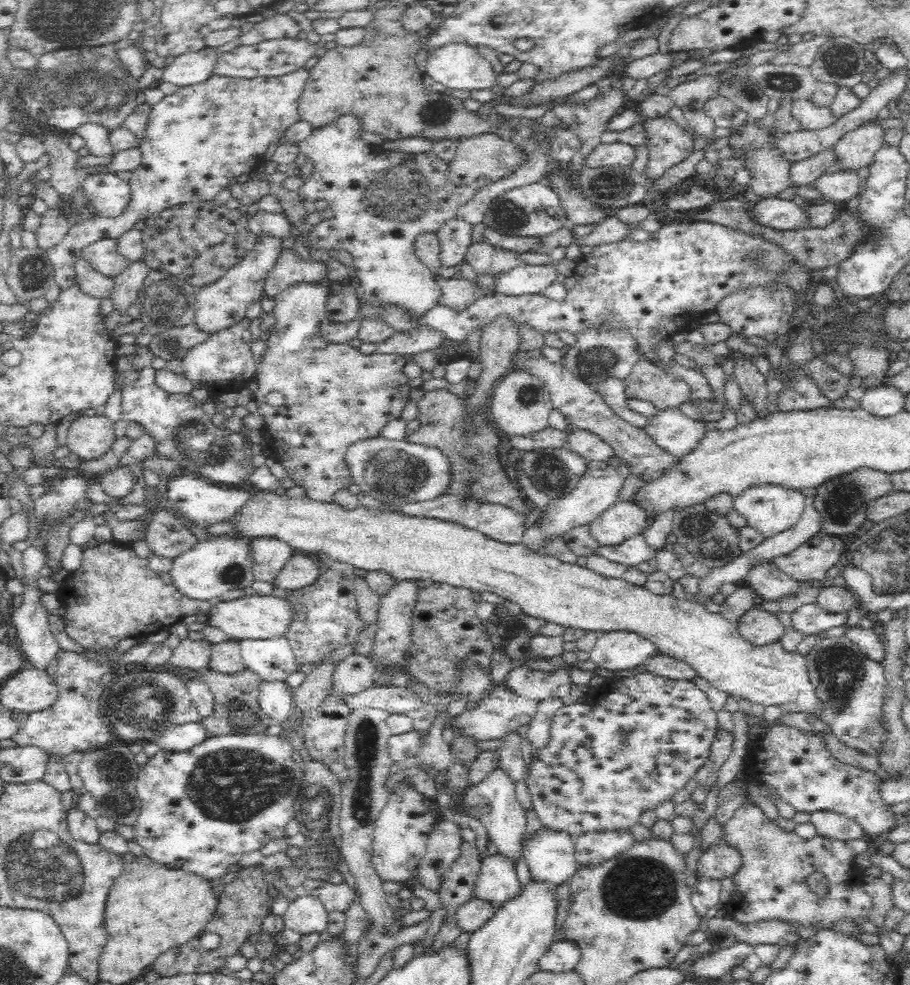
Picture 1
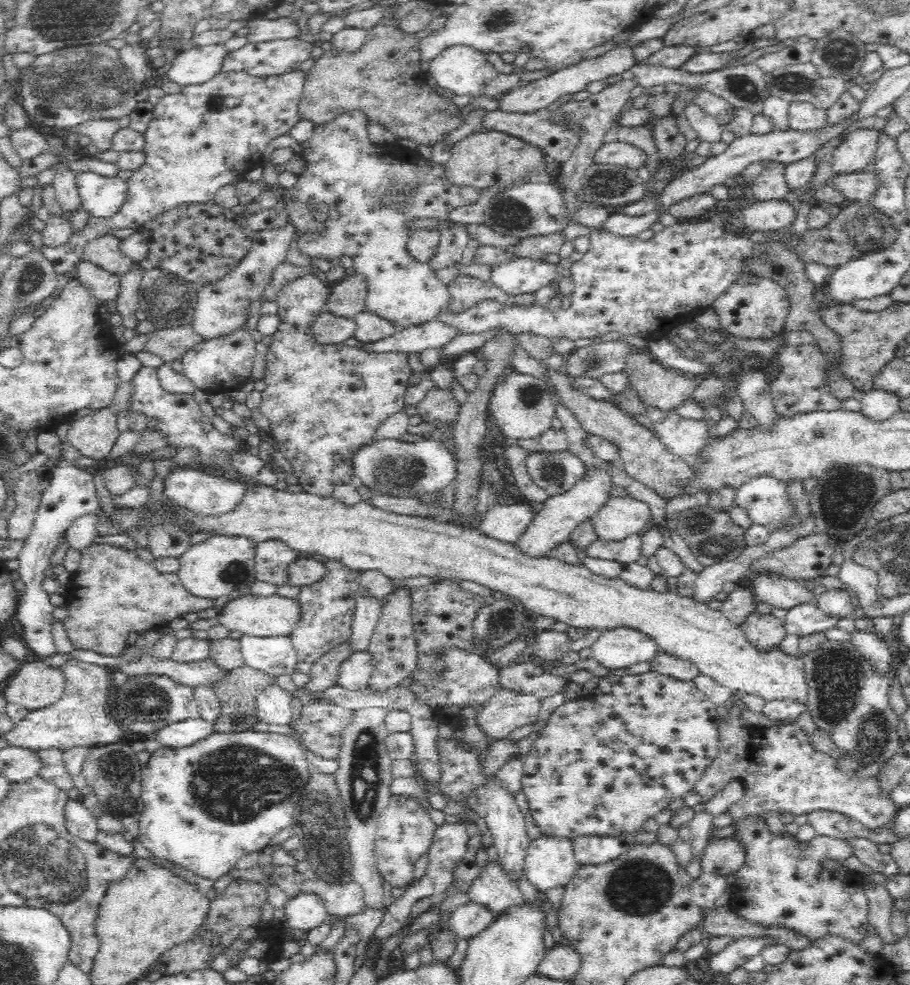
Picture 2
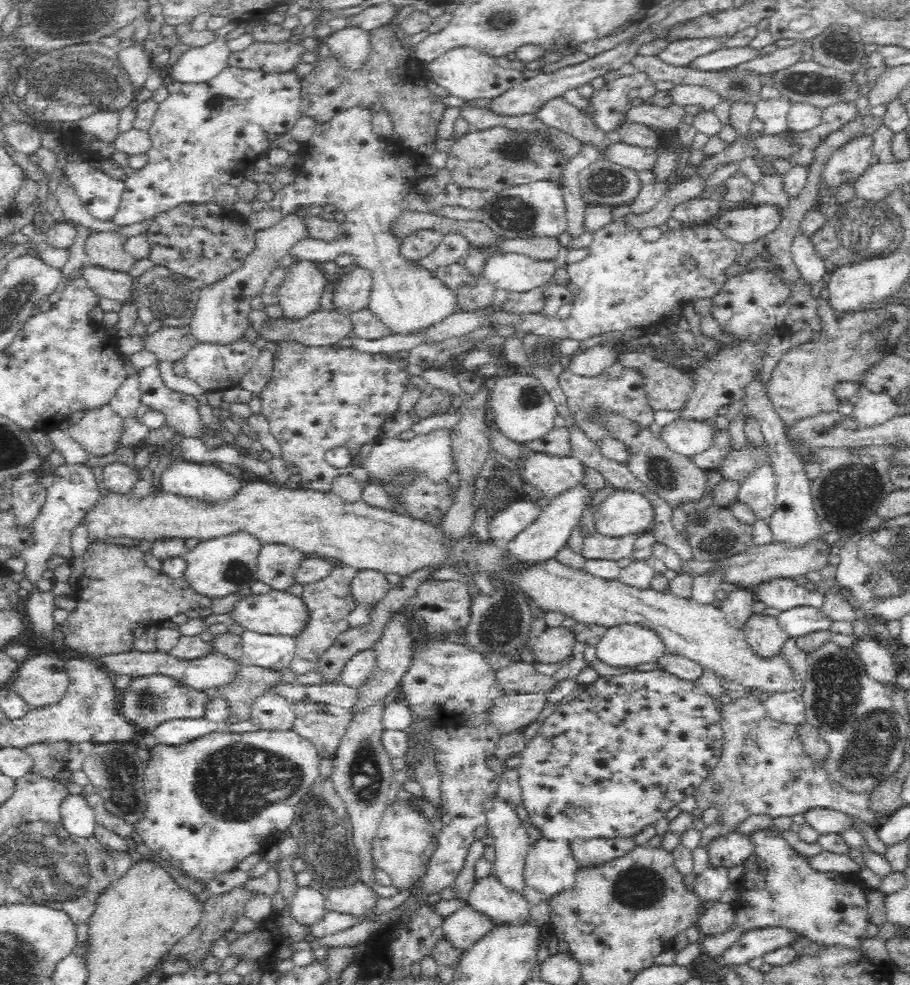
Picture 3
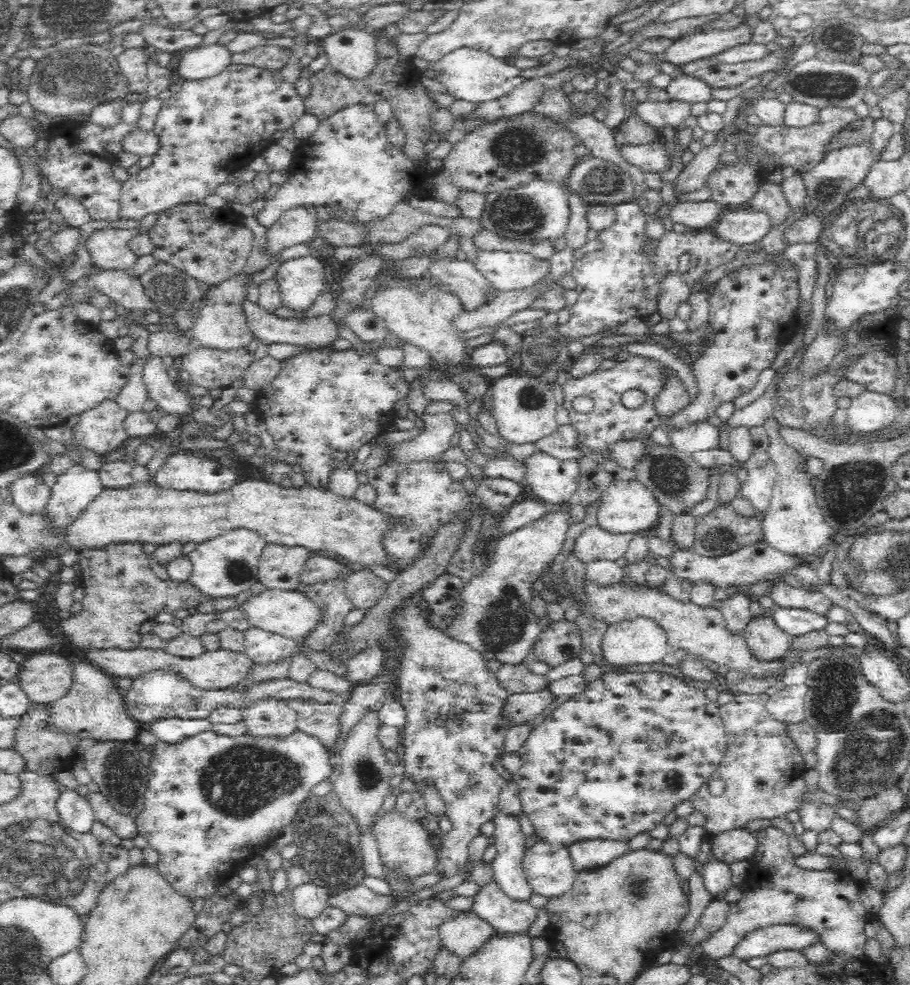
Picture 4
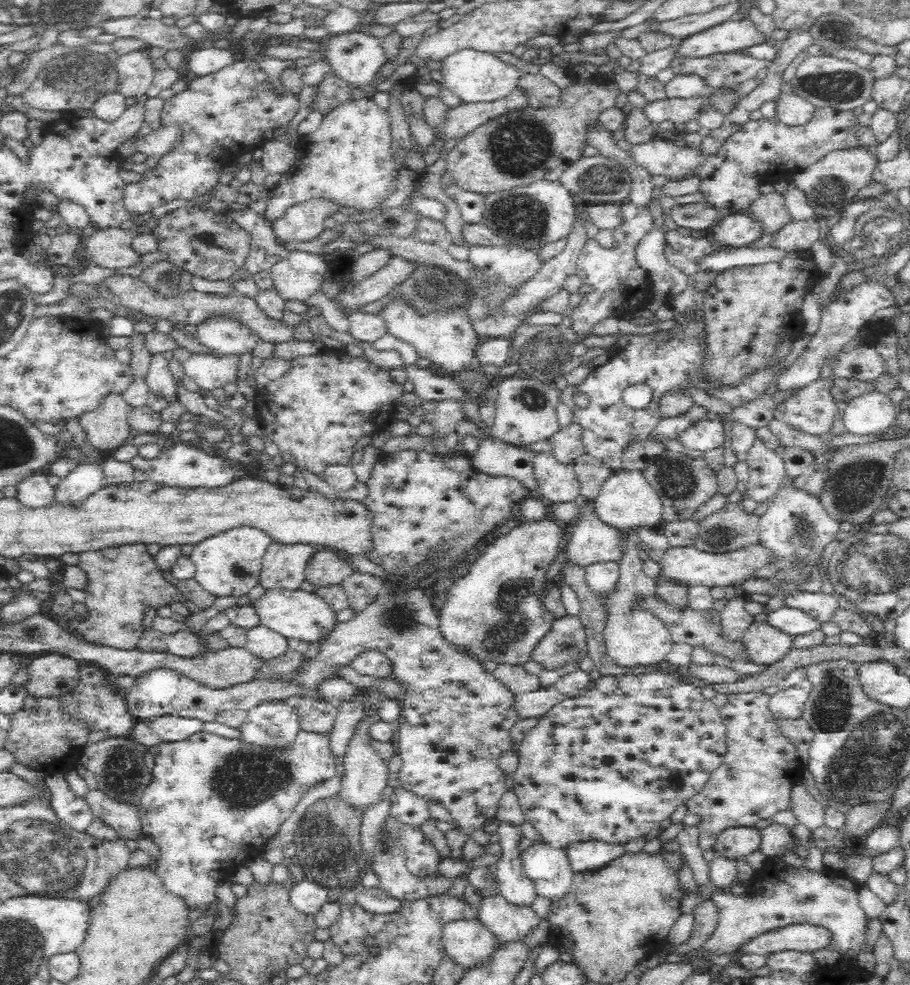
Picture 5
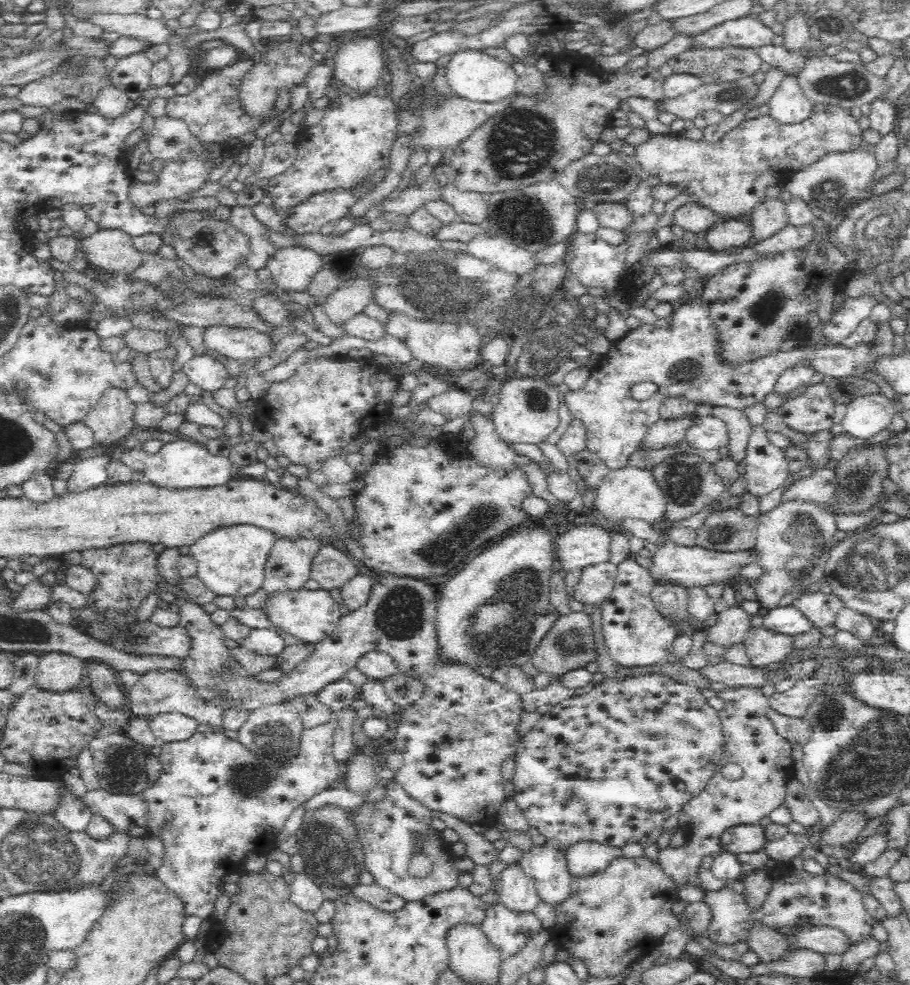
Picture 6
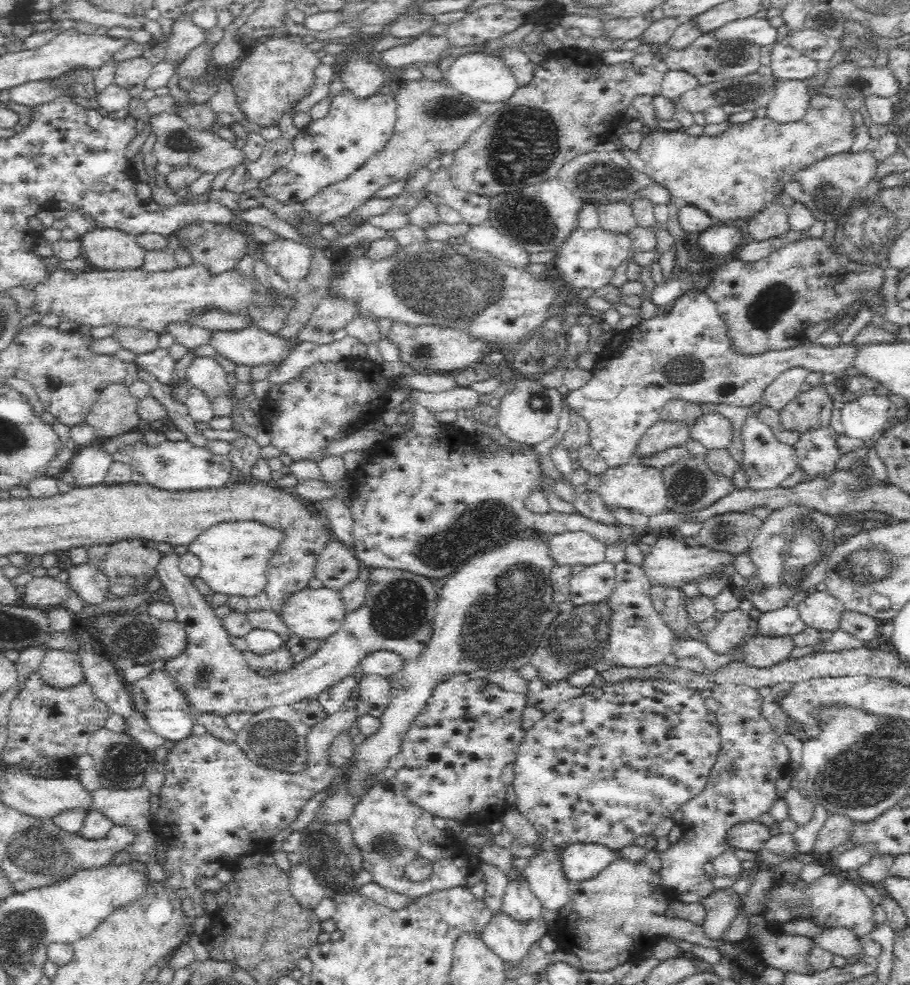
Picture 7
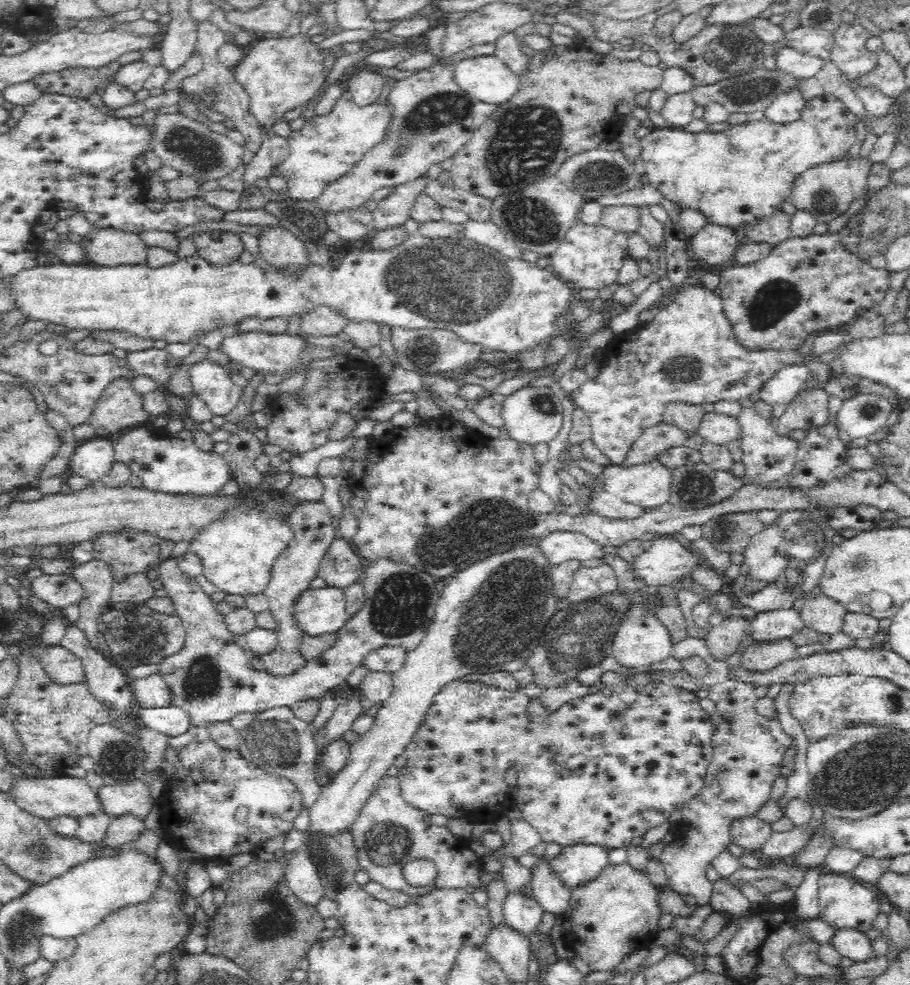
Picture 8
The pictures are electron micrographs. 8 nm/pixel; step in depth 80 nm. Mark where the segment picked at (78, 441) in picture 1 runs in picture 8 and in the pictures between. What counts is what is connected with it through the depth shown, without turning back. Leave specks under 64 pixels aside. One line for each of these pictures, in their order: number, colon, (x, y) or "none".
2: (95, 434)
3: (99, 430)
4: (101, 429)
5: (108, 427)
6: (112, 418)
7: (115, 412)
8: (119, 407)

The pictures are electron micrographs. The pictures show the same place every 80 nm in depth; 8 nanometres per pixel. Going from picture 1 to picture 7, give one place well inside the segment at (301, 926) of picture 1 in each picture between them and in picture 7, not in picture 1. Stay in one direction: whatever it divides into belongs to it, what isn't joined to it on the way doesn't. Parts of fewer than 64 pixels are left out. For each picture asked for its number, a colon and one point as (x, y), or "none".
2: (305, 911)
3: (308, 904)
4: (309, 900)
5: (307, 897)
6: (303, 891)
7: (303, 884)

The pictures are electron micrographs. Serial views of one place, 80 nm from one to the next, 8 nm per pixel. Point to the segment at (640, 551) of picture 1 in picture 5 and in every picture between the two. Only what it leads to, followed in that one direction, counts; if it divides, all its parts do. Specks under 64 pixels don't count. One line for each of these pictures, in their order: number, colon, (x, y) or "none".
2: (624, 551)
3: (595, 546)
4: (595, 543)
5: (591, 540)

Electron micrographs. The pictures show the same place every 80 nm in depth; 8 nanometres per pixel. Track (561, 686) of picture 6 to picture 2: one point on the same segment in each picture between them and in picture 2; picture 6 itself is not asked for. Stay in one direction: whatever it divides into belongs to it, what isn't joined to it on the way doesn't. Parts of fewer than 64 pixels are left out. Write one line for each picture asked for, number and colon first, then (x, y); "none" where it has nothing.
2: (504, 712)
3: (511, 711)
4: (524, 707)
5: (537, 703)

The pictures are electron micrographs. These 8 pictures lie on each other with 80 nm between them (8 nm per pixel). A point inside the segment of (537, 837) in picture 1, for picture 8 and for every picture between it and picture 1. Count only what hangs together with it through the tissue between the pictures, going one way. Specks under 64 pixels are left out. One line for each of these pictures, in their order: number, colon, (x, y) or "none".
2: (549, 864)
3: (549, 867)
4: (549, 869)
5: (549, 868)
6: (545, 866)
7: (544, 875)
8: (553, 897)

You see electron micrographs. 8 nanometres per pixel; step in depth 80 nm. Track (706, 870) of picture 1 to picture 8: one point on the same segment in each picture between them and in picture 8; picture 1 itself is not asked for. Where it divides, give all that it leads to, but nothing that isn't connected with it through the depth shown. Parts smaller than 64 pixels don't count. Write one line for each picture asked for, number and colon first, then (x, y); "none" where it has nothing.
2: (724, 856)
3: (730, 849)
4: (735, 845)
5: (737, 842)
6: (744, 838)
7: (752, 836)
8: (749, 832)

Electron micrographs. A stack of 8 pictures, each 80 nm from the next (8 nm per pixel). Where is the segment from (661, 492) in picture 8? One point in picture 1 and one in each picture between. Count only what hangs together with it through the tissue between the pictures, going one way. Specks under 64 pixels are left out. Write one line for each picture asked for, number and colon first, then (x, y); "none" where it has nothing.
1: (619, 521)
2: (620, 516)
3: (623, 512)
4: (627, 505)
5: (626, 498)
6: (633, 491)
7: (640, 486)

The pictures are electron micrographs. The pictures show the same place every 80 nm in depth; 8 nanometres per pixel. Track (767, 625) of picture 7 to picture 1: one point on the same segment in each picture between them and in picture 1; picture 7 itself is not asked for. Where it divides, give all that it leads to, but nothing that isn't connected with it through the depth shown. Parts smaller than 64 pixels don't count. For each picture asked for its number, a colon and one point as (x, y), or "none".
1: (809, 619)
2: (802, 620)
3: (795, 622)
4: (797, 623)
5: (793, 621)
6: (787, 620)

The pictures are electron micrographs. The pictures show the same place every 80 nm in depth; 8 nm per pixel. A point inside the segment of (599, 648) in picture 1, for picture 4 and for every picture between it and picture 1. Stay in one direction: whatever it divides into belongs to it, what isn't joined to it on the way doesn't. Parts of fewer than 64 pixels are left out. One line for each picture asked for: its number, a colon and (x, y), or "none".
2: (621, 647)
3: (631, 644)
4: (640, 640)

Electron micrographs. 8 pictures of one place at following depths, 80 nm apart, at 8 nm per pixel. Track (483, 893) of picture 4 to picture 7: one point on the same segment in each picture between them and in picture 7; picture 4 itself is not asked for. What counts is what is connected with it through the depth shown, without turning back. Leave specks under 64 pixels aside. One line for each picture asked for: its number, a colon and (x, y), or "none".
5: (507, 925)
6: (508, 932)
7: (510, 941)

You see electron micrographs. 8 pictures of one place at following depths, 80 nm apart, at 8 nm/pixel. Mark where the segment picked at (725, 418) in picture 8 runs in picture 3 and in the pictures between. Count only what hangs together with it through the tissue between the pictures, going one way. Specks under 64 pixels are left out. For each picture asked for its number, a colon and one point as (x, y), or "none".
3: (690, 438)
4: (701, 436)
5: (707, 434)
6: (708, 432)
7: (713, 430)

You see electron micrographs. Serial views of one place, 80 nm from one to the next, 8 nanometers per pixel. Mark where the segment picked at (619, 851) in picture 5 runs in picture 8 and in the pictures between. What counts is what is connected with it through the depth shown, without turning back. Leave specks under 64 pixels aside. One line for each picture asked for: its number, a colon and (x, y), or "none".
6: (584, 859)
7: (579, 862)
8: (574, 866)

